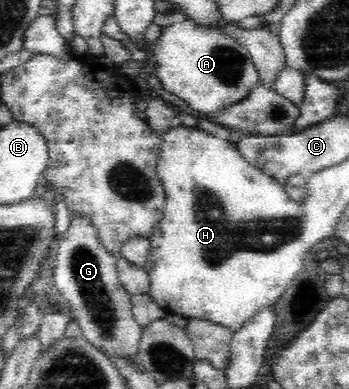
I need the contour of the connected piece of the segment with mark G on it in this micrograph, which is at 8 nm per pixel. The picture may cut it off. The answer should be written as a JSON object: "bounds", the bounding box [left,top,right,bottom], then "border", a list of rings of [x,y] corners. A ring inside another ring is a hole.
{"bounds":[53,211,144,359],"border":[[[74,211],[69,219],[68,229],[59,237],[58,241],[57,262],[53,275],[56,289],[72,305],[72,309],[76,312],[76,321],[90,344],[105,351],[105,354],[109,356],[122,354],[124,357],[136,359],[144,328],[134,319],[131,295],[120,281],[116,263],[118,263],[118,255],[104,248],[98,228],[92,222],[92,218],[84,216],[82,212]]]}

